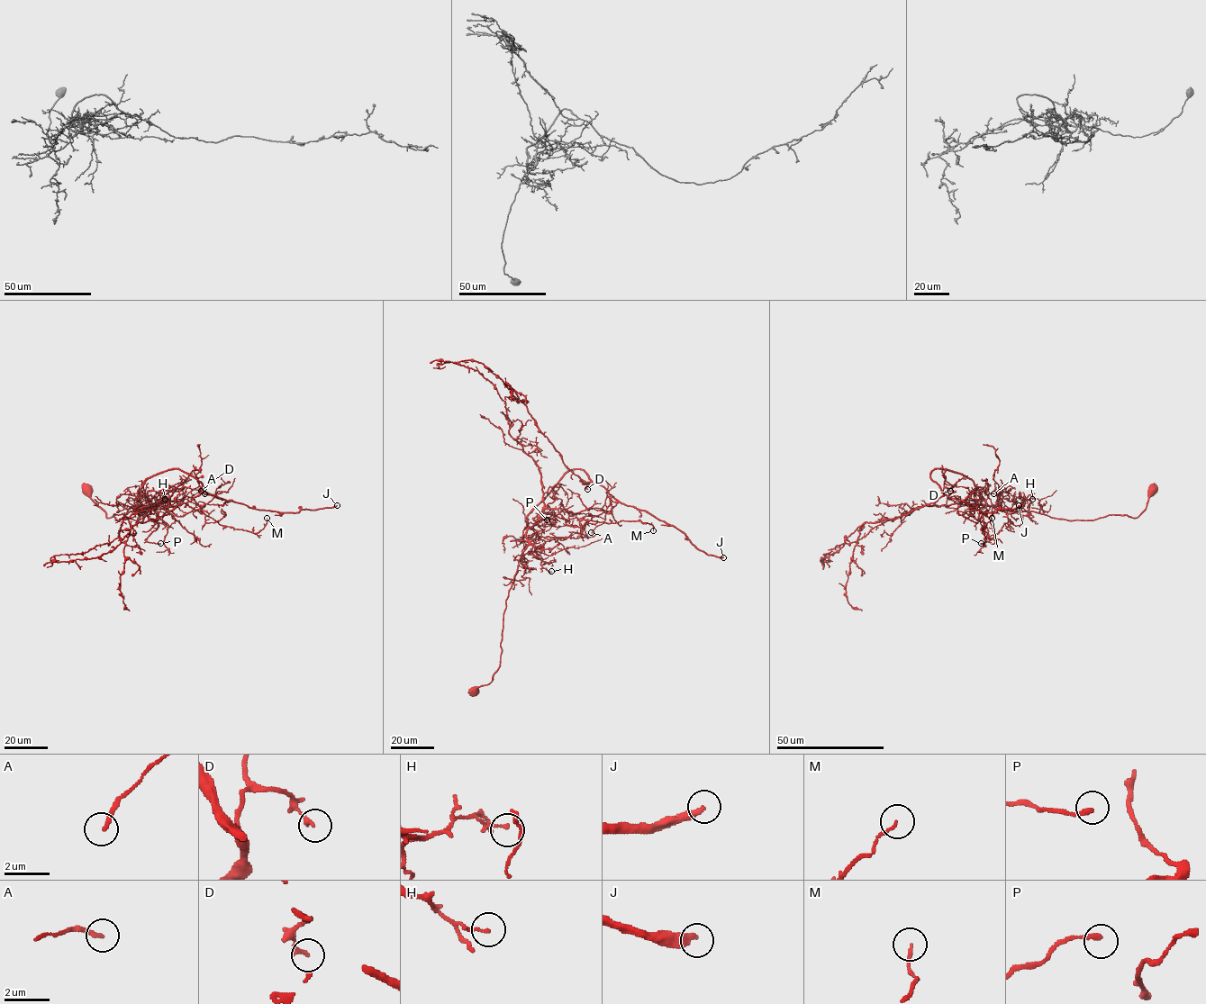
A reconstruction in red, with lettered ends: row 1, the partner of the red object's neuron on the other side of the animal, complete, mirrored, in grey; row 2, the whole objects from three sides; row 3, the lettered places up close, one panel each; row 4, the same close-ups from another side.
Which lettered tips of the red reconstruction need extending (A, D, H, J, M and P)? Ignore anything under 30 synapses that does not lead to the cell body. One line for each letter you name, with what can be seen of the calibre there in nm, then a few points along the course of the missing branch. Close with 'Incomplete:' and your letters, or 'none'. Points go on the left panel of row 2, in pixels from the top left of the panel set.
J: calibre 320 nm
Incomplete: J

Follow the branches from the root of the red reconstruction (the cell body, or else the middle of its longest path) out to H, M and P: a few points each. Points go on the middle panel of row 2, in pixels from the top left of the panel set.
H: (475, 691), (491, 681), (500, 664), (505, 600), (519, 558), (530, 544), (543, 559), (541, 565), (551, 571)
M: (475, 691), (500, 664), (505, 600), (527, 529), (541, 514), (639, 520), (653, 530)
P: (475, 691), (500, 664), (508, 592), (521, 553), (545, 543), (532, 526), (547, 520)

